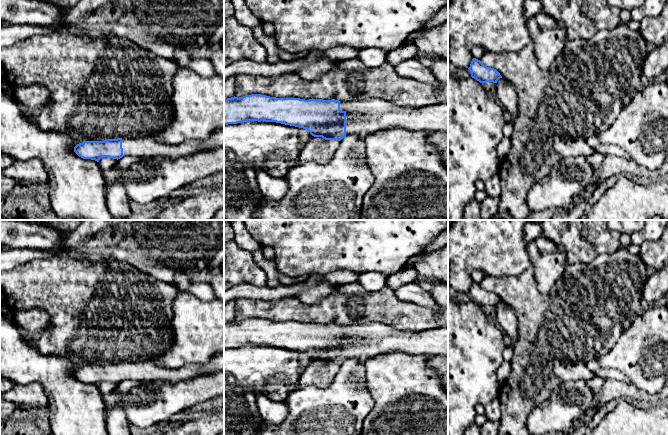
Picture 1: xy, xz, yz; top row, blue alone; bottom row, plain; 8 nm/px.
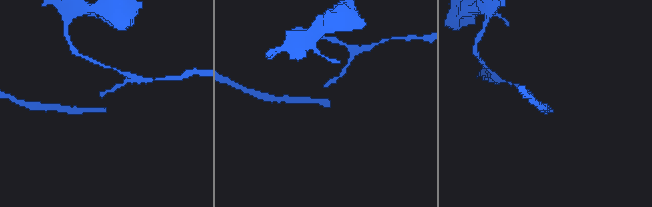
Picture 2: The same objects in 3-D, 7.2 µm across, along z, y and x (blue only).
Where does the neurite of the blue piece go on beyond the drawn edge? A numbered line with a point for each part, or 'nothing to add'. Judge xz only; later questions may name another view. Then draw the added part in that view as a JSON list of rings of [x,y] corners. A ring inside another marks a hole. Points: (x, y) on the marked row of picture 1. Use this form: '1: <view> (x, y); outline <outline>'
1: xz (364, 117); outline [[[370,98],[340,101],[340,110],[346,112],[346,136],[355,136],[360,139],[392,127],[402,127],[410,131],[448,131],[448,103],[424,107],[407,107],[398,106],[385,100]]]

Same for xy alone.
1: xy (139, 146); outline [[[224,128],[215,130],[207,139],[189,140],[179,145],[168,145],[145,135],[122,138],[123,156],[135,157],[163,156],[177,158],[222,146],[224,146]]]

